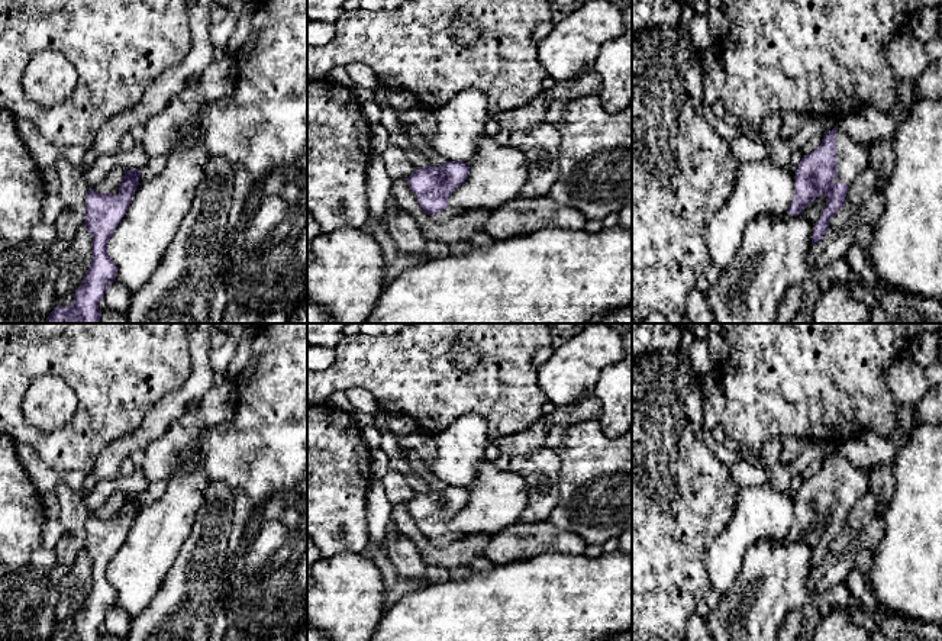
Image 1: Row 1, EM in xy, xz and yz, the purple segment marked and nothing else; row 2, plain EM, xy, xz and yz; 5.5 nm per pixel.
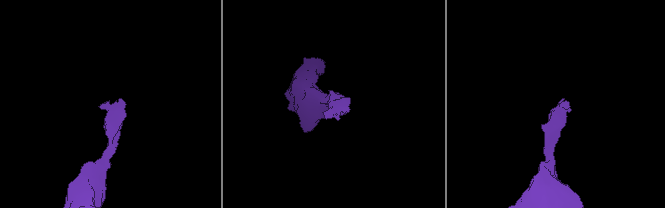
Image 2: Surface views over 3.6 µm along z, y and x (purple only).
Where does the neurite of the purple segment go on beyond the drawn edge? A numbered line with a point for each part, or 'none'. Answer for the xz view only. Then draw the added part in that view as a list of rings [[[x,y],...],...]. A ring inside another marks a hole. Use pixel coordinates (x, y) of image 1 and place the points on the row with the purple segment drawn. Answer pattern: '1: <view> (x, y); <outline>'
1: xz (445, 215); [[[448,206],[446,209],[435,213],[432,218],[435,218],[439,222],[448,222],[452,218],[459,216],[462,212],[464,212],[462,209]]]

